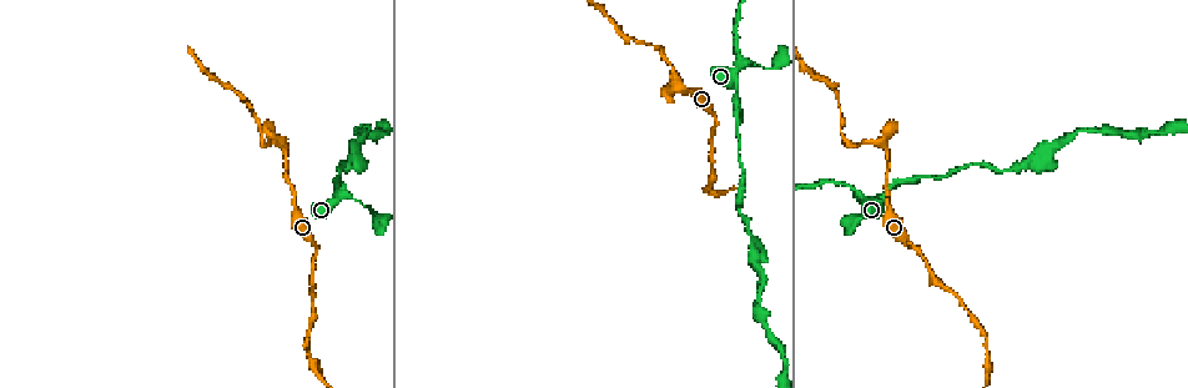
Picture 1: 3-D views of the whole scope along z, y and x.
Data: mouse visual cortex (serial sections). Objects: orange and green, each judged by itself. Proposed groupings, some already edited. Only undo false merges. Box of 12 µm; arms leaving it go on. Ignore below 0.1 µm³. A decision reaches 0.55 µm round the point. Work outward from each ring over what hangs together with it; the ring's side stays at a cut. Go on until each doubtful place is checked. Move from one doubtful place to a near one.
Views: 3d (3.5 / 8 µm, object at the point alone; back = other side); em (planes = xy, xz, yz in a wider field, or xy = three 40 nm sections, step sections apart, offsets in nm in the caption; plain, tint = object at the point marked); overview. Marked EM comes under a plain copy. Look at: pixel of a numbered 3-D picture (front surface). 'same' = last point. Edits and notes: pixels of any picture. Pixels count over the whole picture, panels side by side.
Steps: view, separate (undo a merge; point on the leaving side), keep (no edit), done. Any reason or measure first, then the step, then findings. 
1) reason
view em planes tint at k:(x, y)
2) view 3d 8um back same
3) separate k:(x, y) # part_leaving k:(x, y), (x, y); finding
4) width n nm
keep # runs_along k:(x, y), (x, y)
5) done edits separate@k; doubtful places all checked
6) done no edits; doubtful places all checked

sharp bend
view 3d 3.5um at 1:(857, 198)

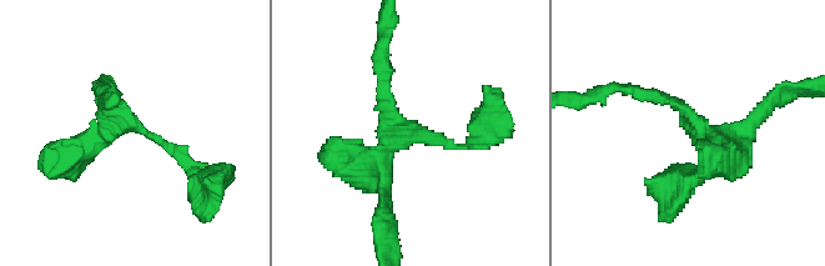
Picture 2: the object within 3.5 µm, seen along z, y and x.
view em xy step 2 tint at 2:(134, 126)

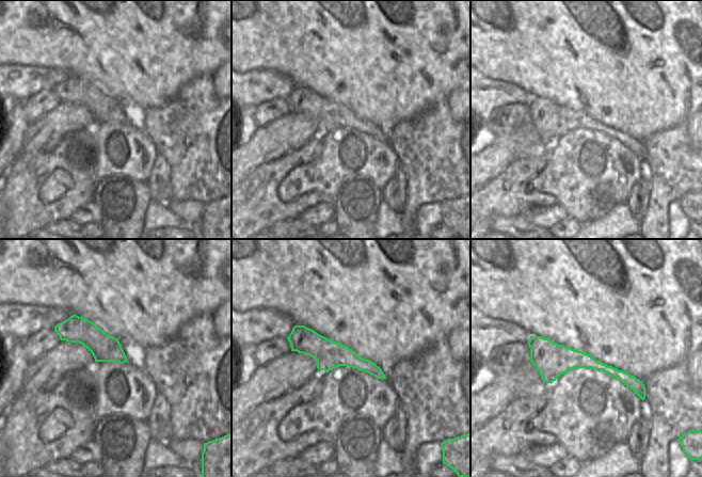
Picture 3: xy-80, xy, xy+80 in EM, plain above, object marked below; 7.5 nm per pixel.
view em xy step 1 tint same

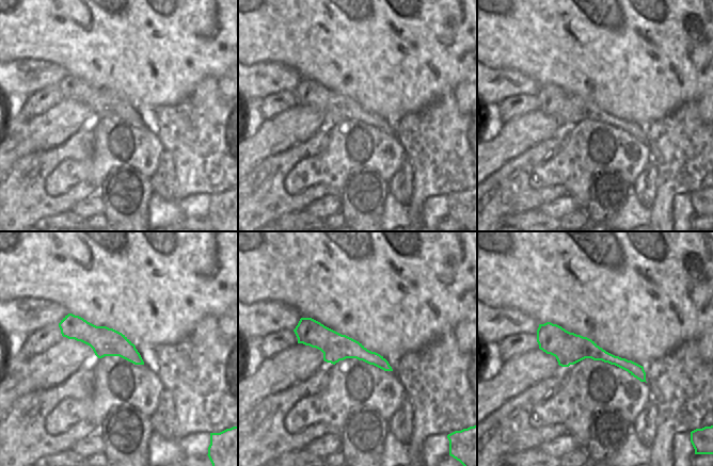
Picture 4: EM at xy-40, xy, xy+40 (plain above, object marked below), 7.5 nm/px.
keep # runs_along 2:(350, 164), (418, 129), (449, 144), (476, 137); continuous, no second cell

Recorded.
abrupt turn
view 3d 3.5um at 1:(279, 143)

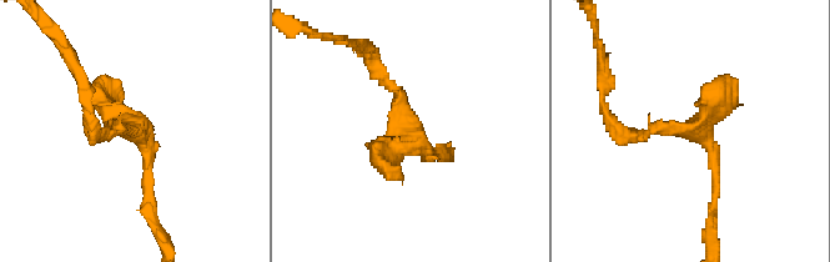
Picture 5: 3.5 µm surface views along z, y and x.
view em xy step 3 tint at 5:(701, 133)

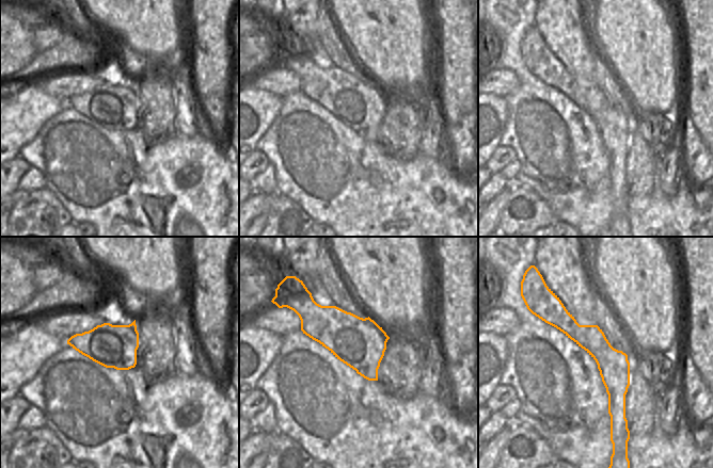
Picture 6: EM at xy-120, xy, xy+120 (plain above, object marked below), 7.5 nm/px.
keep # runs_along 5:(713, 213), (715, 160), (697, 130), (629, 134); continuous, no second cell

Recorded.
sharp bend
view 3d 8um at 1:(659, 45)

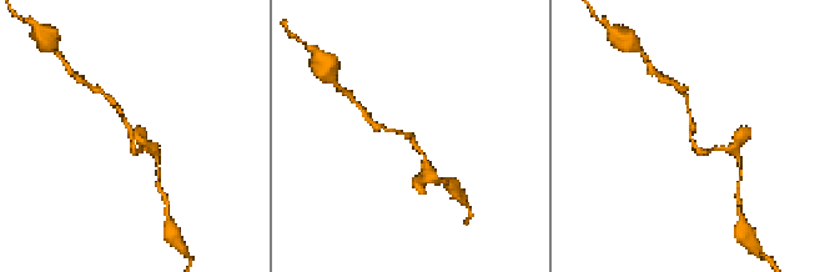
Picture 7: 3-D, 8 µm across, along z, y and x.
view 3d 3.5um back at 7:(692, 133)

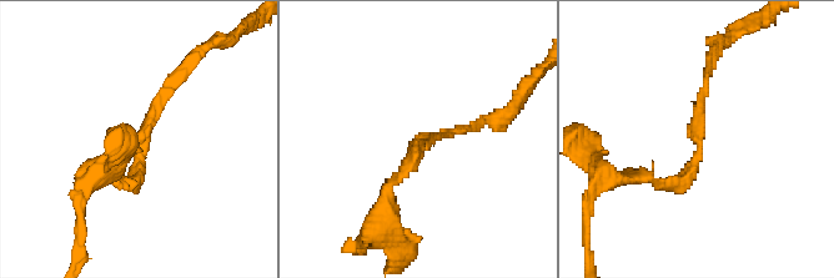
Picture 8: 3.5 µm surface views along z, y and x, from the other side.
now the EM
view em xy step 1 tint at 8:(420, 140)

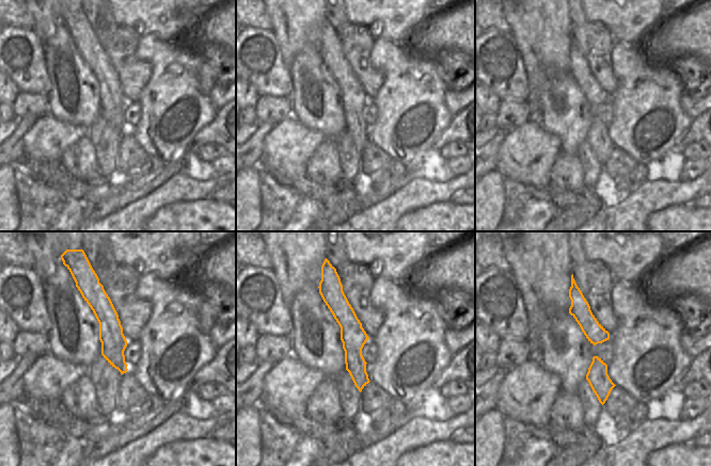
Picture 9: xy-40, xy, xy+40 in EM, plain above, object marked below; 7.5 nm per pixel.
keep # runs_along 9:(337, 283), (360, 386); one cell here

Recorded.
done no edits; doubtful places all checked

